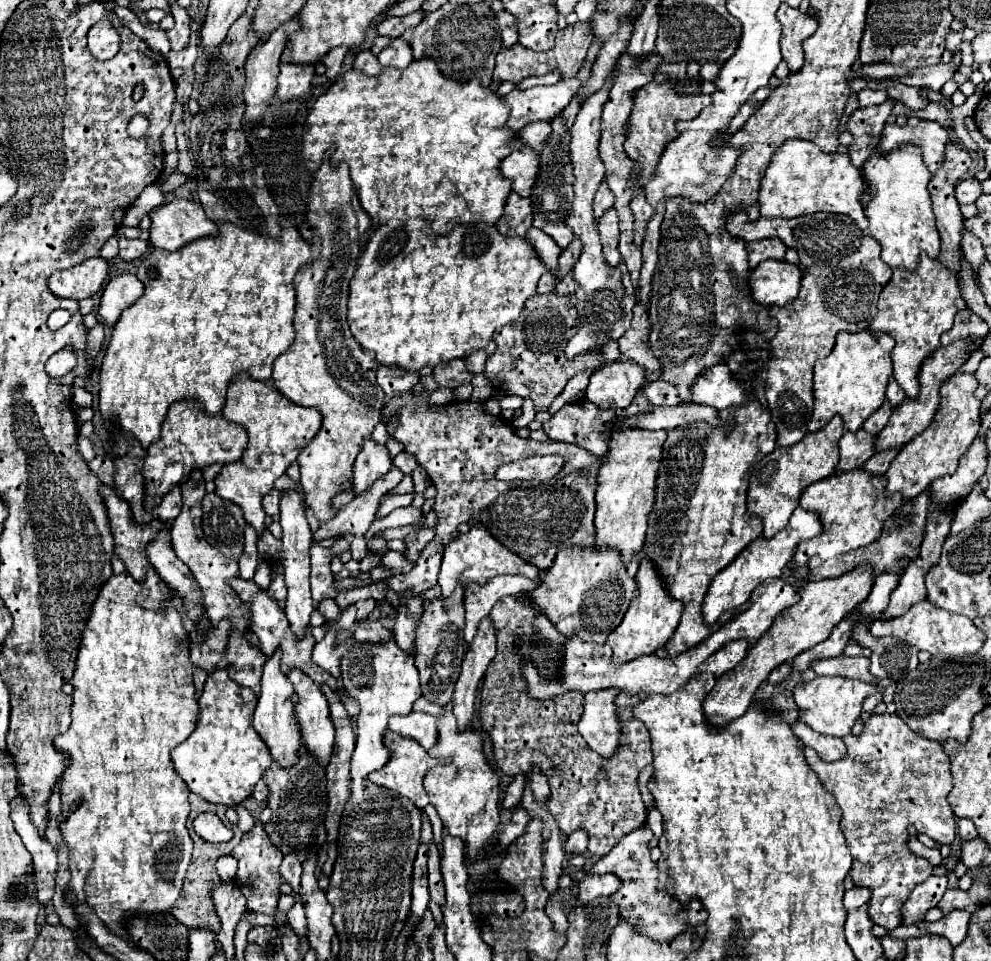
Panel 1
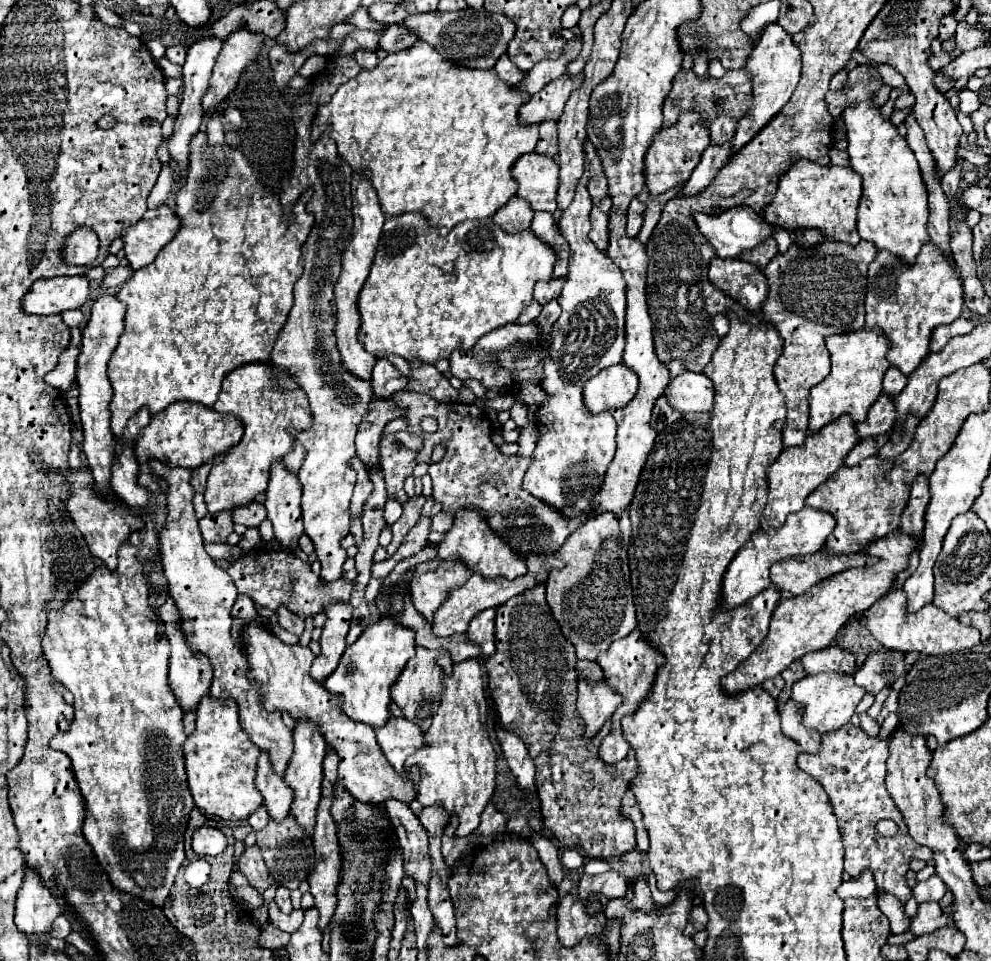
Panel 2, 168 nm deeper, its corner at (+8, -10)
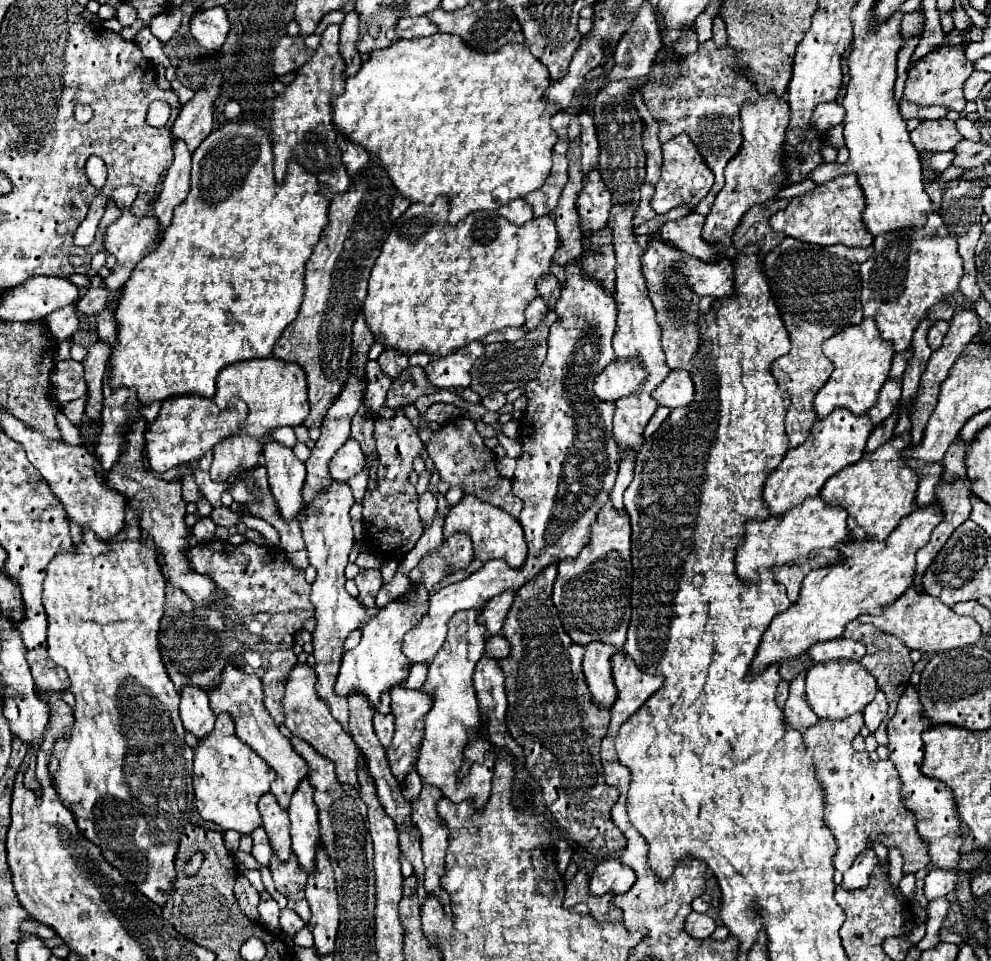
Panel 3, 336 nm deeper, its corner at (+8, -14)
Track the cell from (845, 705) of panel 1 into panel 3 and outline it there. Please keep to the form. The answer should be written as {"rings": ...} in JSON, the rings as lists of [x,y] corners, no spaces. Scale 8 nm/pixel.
{"rings":[[[861,661],[815,663],[807,673],[807,699],[821,719],[845,719],[853,713],[861,713],[865,705],[875,699],[875,693],[875,677],[861,665]]]}

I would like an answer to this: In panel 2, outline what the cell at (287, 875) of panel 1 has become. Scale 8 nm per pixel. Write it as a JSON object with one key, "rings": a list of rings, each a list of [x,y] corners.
{"rings":[[[279,885],[279,887],[277,887],[277,893],[275,893],[275,899],[273,899],[283,913],[291,913],[291,911],[293,911],[293,909],[291,909],[289,893],[291,893],[291,891],[289,891],[285,885]]]}

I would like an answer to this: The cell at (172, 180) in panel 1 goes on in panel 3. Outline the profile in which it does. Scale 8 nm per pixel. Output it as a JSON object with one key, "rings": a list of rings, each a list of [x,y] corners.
{"rings":[[[123,211],[121,219],[115,221],[115,223],[111,223],[111,225],[105,229],[105,239],[103,239],[105,251],[117,257],[117,263],[115,263],[115,267],[111,269],[111,275],[103,279],[105,287],[107,287],[109,291],[117,291],[117,289],[131,277],[133,267],[139,263],[139,259],[145,257],[147,253],[151,253],[151,251],[159,245],[159,241],[161,241],[161,231],[159,231],[159,223],[157,223],[157,219],[155,219],[153,215],[135,217],[135,215],[131,215],[129,211]]]}

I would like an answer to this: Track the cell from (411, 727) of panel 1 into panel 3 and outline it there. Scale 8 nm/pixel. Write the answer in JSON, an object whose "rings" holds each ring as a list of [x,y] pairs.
{"rings":[[[375,711],[373,725],[375,725],[375,733],[377,733],[381,745],[389,747],[391,745],[391,735],[395,731],[395,719],[393,719],[393,715],[391,713],[389,715],[381,715],[381,713]]]}

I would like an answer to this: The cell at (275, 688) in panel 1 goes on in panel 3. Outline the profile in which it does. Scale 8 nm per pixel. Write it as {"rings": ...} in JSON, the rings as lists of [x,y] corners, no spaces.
{"rings":[[[271,793],[263,795],[259,801],[259,813],[263,817],[263,827],[269,835],[273,853],[279,857],[279,861],[287,861],[291,855],[291,837],[289,837],[289,815],[275,803],[275,797]]]}

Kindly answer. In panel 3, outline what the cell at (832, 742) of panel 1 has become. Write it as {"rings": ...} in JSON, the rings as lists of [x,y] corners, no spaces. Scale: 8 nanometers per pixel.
{"rings":[[[799,673],[791,683],[789,683],[789,699],[785,703],[785,719],[791,727],[795,727],[797,731],[805,731],[807,727],[811,727],[815,721],[819,721],[819,717],[813,713],[811,705],[807,703],[807,695],[805,695],[805,673]]]}

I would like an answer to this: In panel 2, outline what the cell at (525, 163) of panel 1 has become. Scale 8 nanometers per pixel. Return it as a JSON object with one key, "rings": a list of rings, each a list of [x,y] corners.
{"rings":[[[527,153],[521,155],[511,167],[511,177],[517,181],[517,197],[531,203],[533,211],[555,211],[557,209],[557,185],[559,165],[555,159]]]}

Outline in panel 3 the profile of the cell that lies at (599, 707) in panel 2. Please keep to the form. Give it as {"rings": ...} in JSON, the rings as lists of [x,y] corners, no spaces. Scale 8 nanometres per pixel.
{"rings":[[[589,643],[585,647],[585,657],[583,657],[583,671],[585,679],[591,691],[591,697],[597,705],[611,707],[617,695],[613,675],[611,675],[611,657],[615,653],[625,653],[621,647],[605,645],[605,643]]]}

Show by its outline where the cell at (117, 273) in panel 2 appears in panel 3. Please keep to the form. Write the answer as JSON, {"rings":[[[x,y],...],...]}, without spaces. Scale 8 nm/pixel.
{"rings":[[[97,275],[97,277],[93,277],[89,291],[77,301],[77,309],[83,315],[97,315],[105,309],[107,301],[109,301],[109,291],[103,287],[101,277]]]}

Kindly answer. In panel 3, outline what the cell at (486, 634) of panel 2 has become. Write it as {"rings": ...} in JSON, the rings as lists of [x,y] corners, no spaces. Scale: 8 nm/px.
{"rings":[[[505,591],[505,593],[489,599],[489,603],[485,605],[483,613],[479,615],[479,623],[485,625],[489,635],[497,635],[501,631],[503,621],[507,617],[507,611],[513,605],[513,599],[515,599],[515,591]]]}

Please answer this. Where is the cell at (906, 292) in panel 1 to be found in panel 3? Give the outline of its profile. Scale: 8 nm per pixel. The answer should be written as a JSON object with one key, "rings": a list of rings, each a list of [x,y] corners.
{"rings":[[[929,213],[925,217],[927,217],[927,221],[919,231],[899,229],[899,231],[877,235],[875,241],[873,241],[875,251],[873,251],[871,259],[867,259],[863,263],[863,267],[859,269],[861,271],[861,283],[863,283],[863,291],[861,291],[863,315],[873,317],[877,321],[877,329],[879,329],[881,337],[893,343],[895,353],[907,351],[907,347],[911,345],[913,333],[919,327],[921,319],[927,315],[927,311],[933,305],[947,299],[949,295],[953,295],[955,289],[959,287],[959,279],[963,277],[963,261],[959,259],[957,243],[949,235],[943,219],[937,213]]]}

